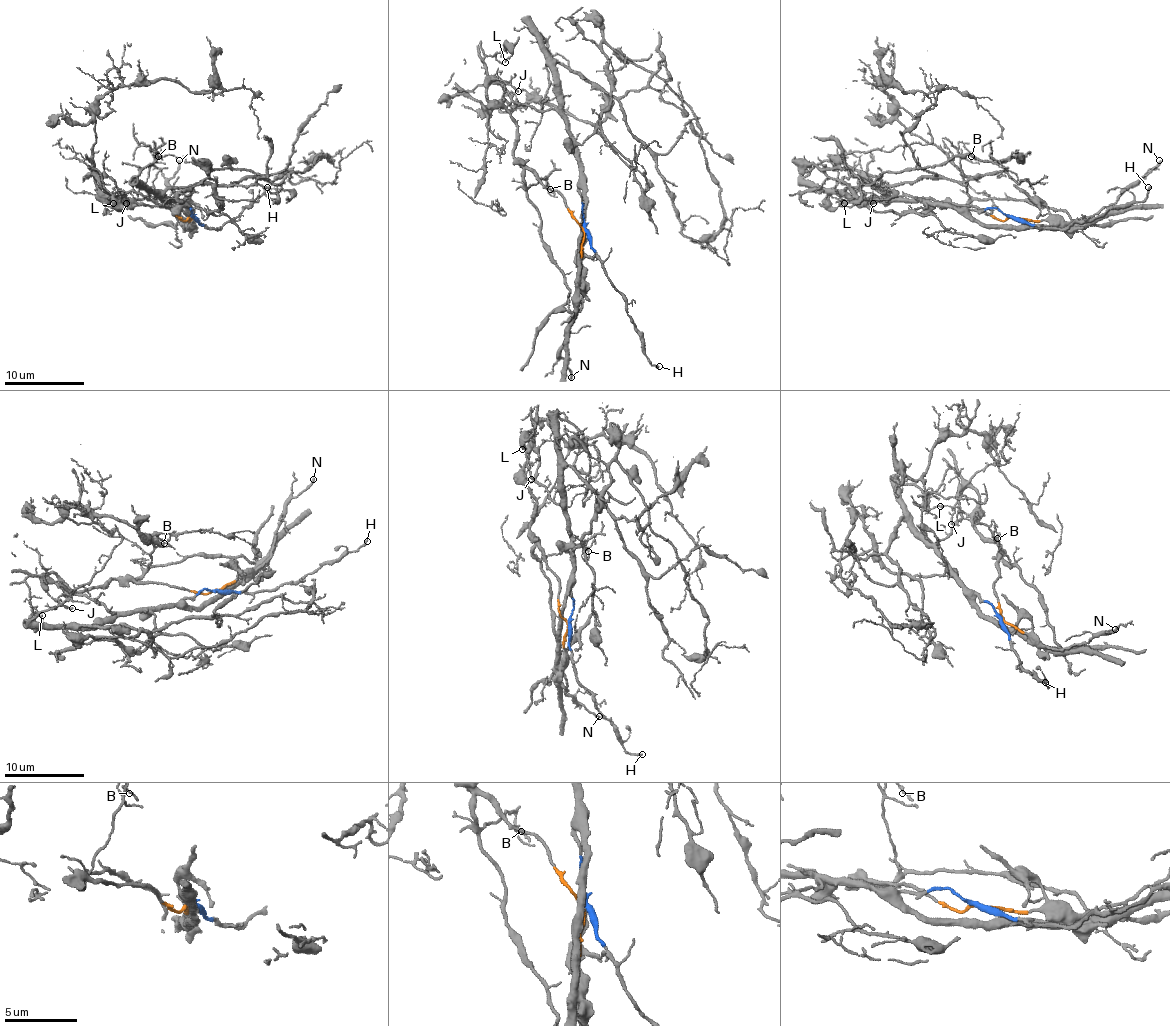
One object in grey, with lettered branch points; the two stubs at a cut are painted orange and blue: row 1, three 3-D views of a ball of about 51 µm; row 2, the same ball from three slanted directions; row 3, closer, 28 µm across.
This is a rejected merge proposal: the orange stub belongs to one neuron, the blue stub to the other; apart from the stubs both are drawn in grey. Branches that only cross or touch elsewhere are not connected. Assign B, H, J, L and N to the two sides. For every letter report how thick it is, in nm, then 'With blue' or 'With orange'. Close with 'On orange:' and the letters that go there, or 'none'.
B: Thickness 190 nm. With orange
H: Thickness 200 nm. With blue
J: Thickness 150 nm. With orange
L: Thickness 140 nm. With orange
N: Thickness 240 nm. With orange
On orange: B, J, L, N

